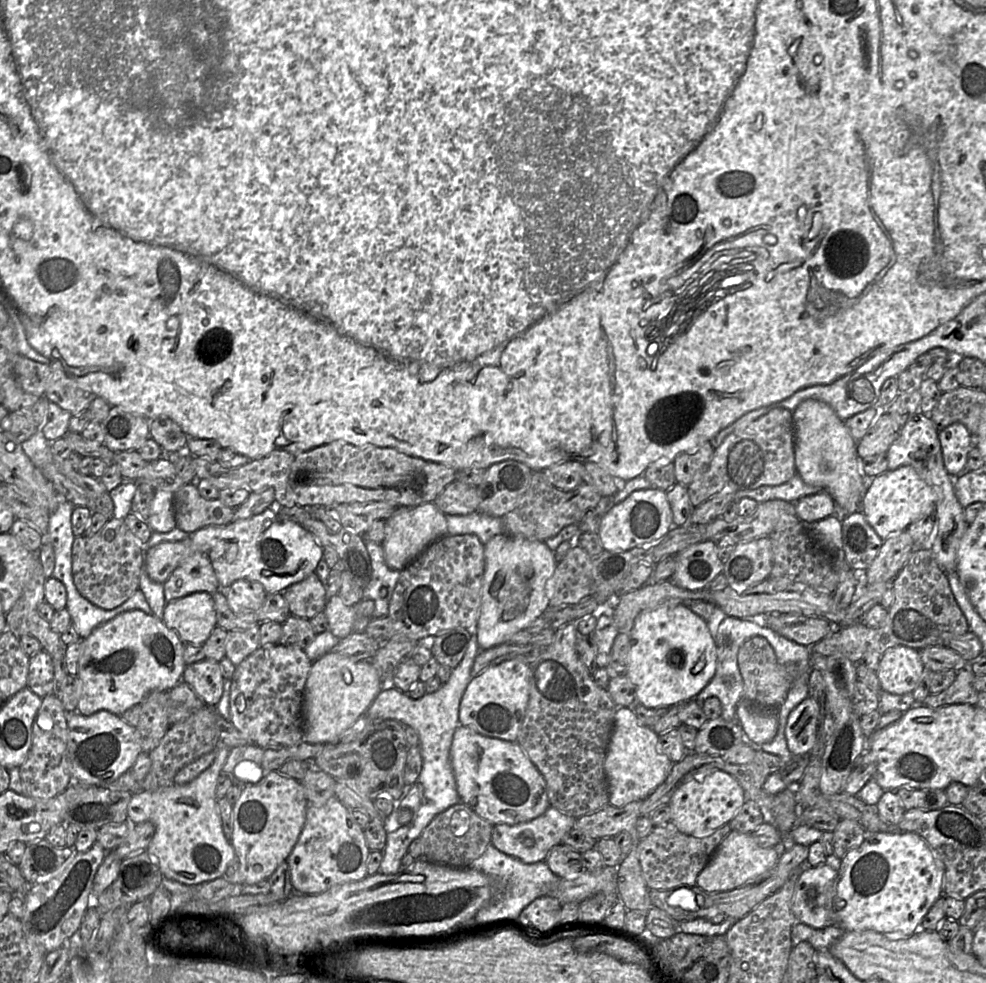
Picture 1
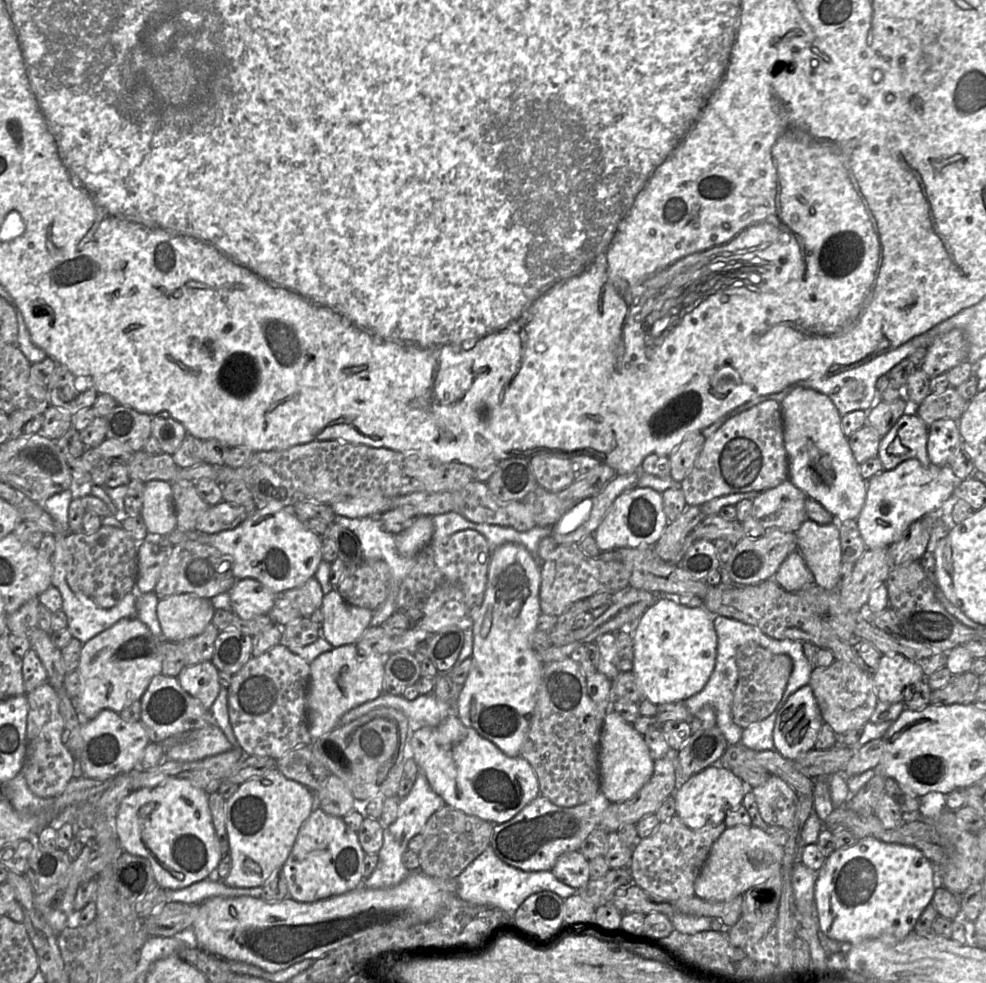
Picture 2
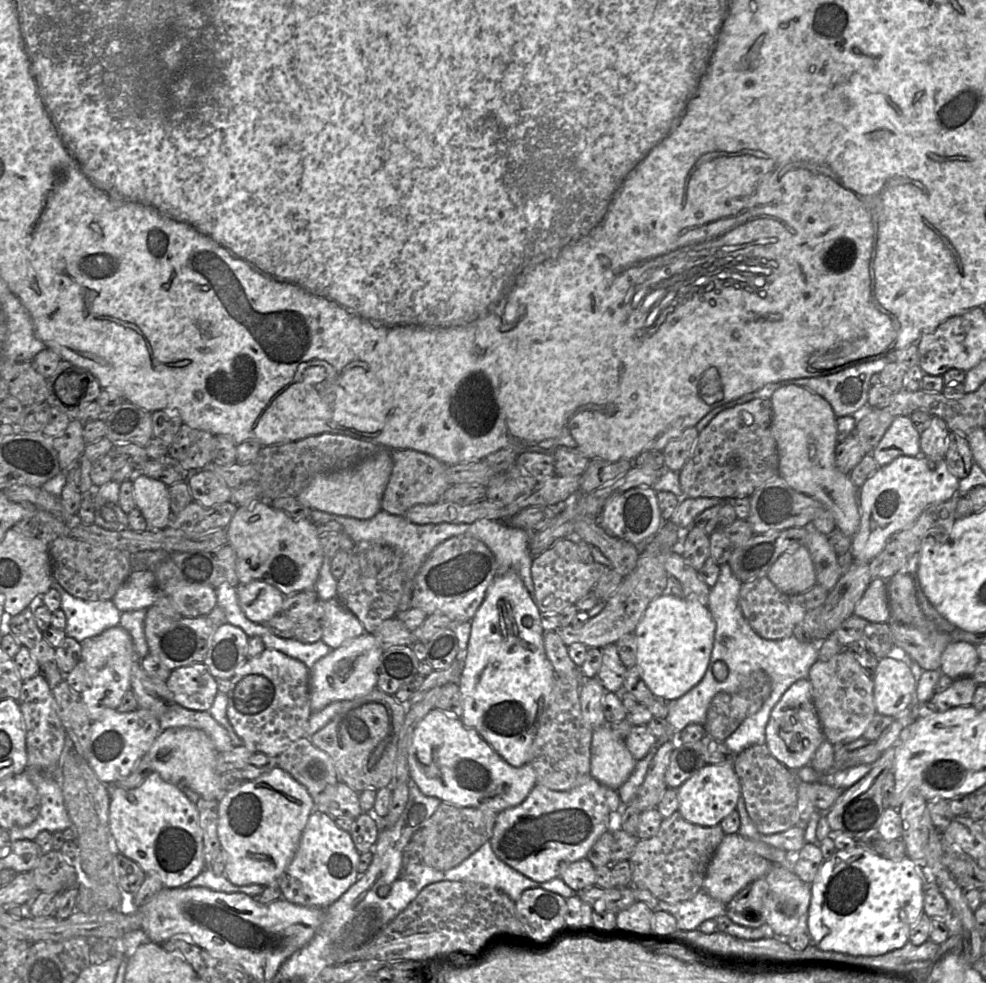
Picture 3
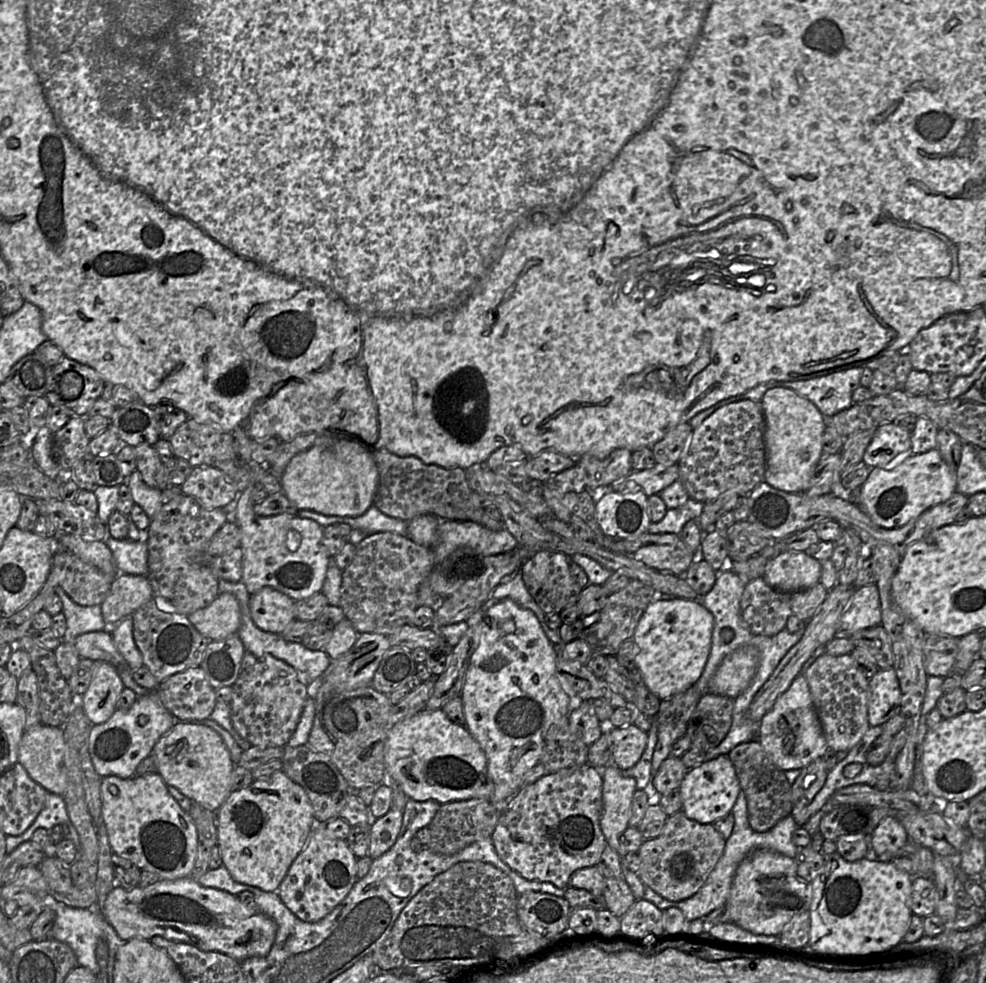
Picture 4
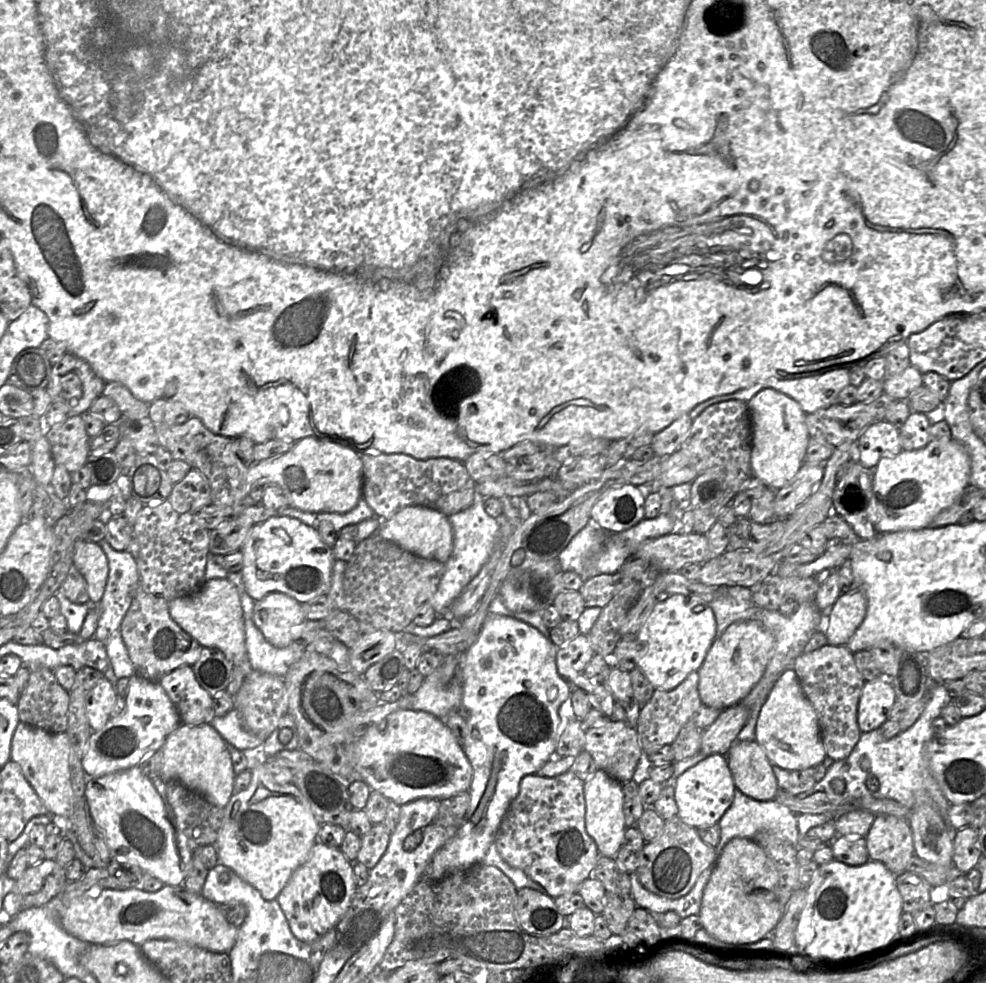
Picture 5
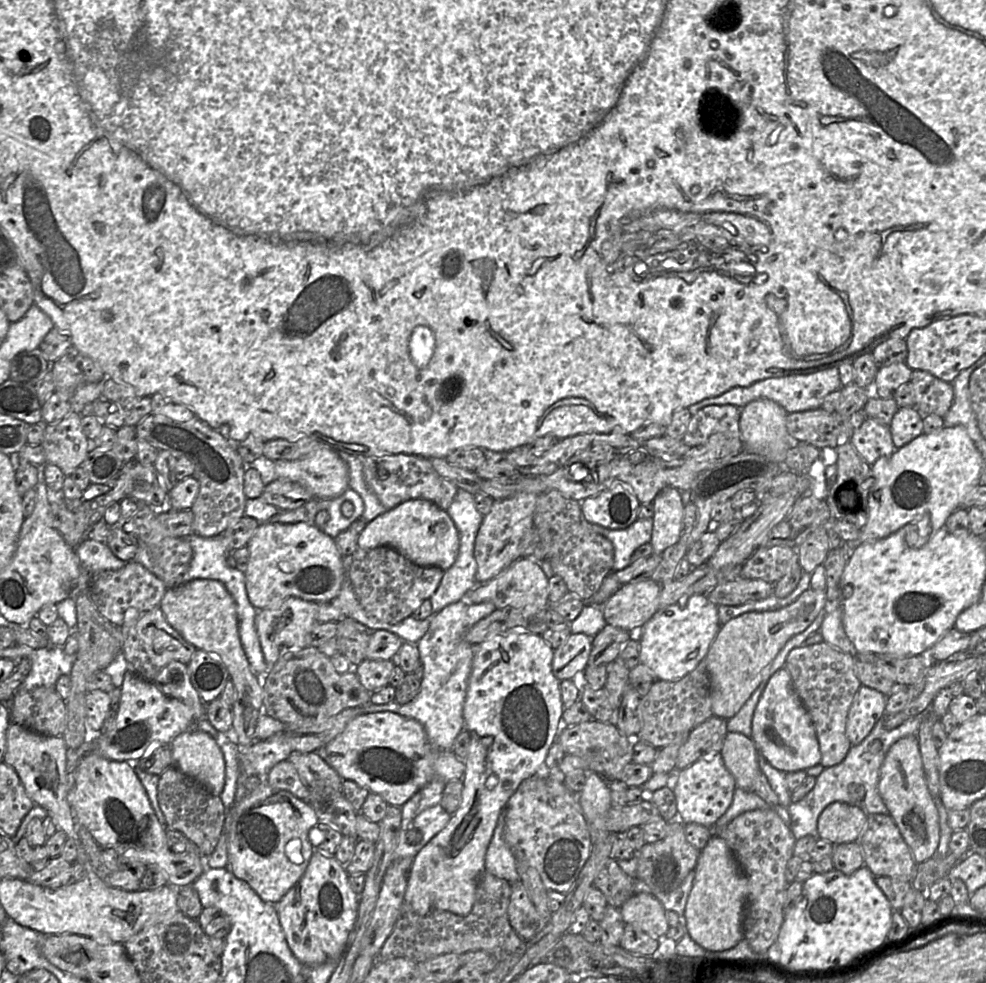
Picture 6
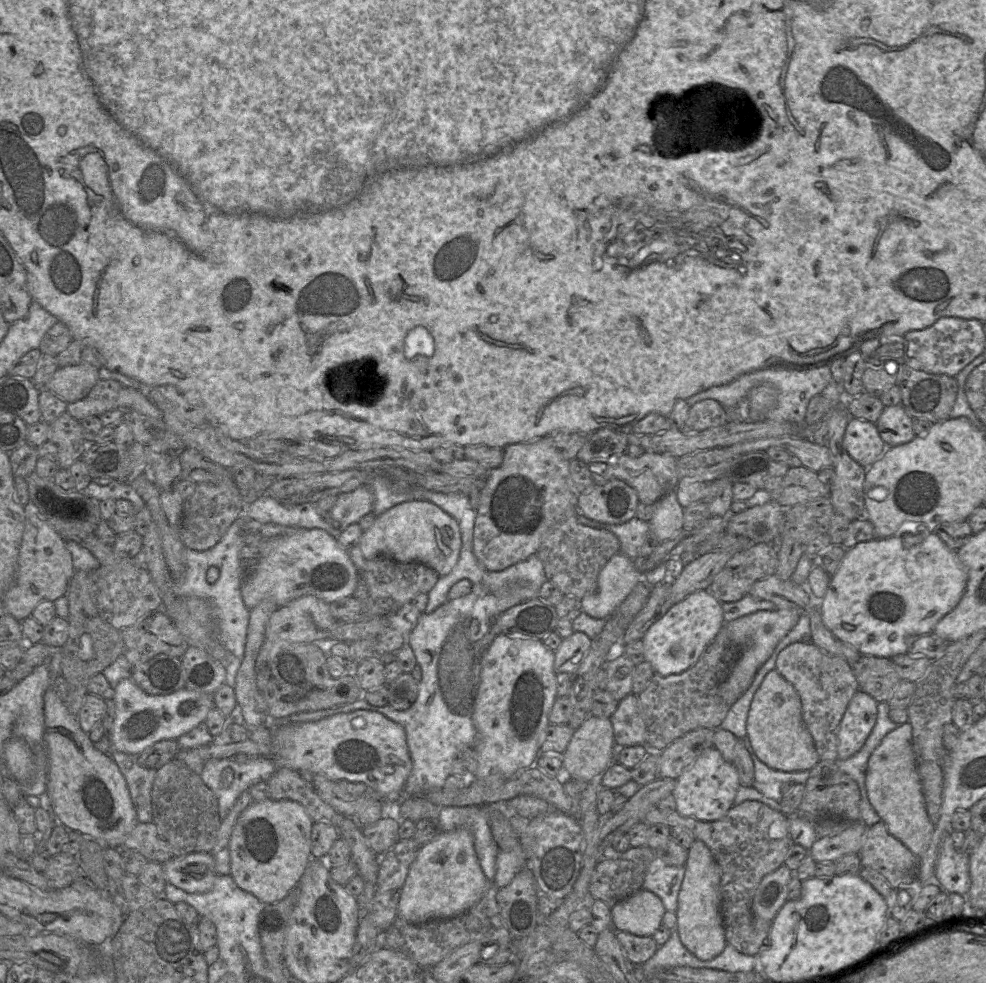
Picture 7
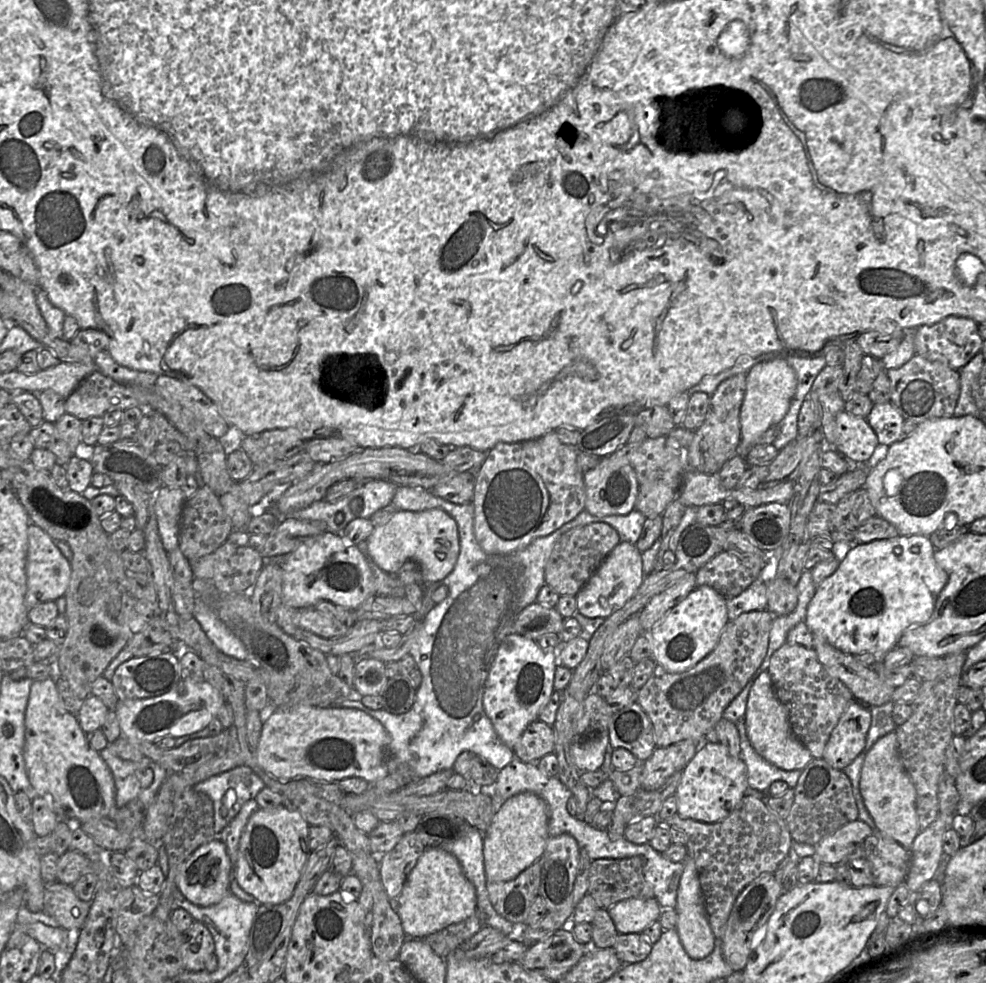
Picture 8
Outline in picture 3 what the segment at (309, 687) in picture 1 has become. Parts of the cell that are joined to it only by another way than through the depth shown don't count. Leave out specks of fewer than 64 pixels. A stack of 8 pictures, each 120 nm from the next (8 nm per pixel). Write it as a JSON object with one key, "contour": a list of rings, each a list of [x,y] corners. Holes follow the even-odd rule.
{"contour":[[[365,632],[318,660],[310,669],[311,712],[320,711],[333,702],[354,700],[378,688],[378,667],[383,652],[373,634]]]}

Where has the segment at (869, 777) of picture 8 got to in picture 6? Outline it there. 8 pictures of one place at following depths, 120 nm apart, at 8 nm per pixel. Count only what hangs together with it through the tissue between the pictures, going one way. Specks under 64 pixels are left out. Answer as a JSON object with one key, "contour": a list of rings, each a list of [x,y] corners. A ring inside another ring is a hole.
{"contour":[[[906,736],[889,749],[880,769],[879,794],[917,864],[932,858],[940,838],[939,814],[931,796],[916,736]]]}

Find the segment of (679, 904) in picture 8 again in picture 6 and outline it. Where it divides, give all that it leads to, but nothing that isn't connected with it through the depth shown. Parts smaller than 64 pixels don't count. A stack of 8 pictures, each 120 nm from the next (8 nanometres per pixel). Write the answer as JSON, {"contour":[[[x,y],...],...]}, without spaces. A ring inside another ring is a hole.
{"contour":[[[714,835],[700,851],[694,871],[695,879],[684,911],[687,933],[705,950],[731,949],[744,938],[742,919],[748,895],[747,879],[726,841]]]}

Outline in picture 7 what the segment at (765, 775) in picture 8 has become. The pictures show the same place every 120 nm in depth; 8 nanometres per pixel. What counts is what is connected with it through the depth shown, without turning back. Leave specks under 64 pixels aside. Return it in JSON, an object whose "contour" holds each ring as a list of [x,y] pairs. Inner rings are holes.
{"contour":[[[748,735],[741,740],[744,742],[754,763],[753,787],[765,796],[779,802],[783,796],[781,792],[782,783],[793,781],[797,784],[805,784],[807,782],[810,774],[808,770],[780,771],[772,769],[758,758]]]}

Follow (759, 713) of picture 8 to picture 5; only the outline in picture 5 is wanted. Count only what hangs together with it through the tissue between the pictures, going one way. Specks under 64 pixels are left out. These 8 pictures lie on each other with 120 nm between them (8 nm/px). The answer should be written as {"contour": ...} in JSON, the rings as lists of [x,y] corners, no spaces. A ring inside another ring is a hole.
{"contour":[[[793,668],[786,669],[777,679],[763,704],[756,723],[756,742],[764,749],[770,762],[788,771],[804,770],[823,762],[826,750],[816,711],[804,694]]]}

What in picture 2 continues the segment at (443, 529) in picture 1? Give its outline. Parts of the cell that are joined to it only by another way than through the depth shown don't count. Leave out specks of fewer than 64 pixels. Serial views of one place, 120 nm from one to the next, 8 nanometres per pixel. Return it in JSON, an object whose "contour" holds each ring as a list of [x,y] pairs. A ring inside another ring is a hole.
{"contour":[[[416,517],[396,536],[396,549],[402,556],[417,556],[429,545],[434,533],[432,517]]]}

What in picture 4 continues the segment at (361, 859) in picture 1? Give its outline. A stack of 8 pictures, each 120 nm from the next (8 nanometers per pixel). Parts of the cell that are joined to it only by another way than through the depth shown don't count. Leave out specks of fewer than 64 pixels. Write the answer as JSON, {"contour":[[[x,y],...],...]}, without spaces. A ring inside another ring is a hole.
{"contour":[[[317,823],[301,853],[290,866],[277,890],[285,906],[300,920],[317,922],[348,895],[357,881],[357,857],[346,840],[330,838],[325,823]]]}

